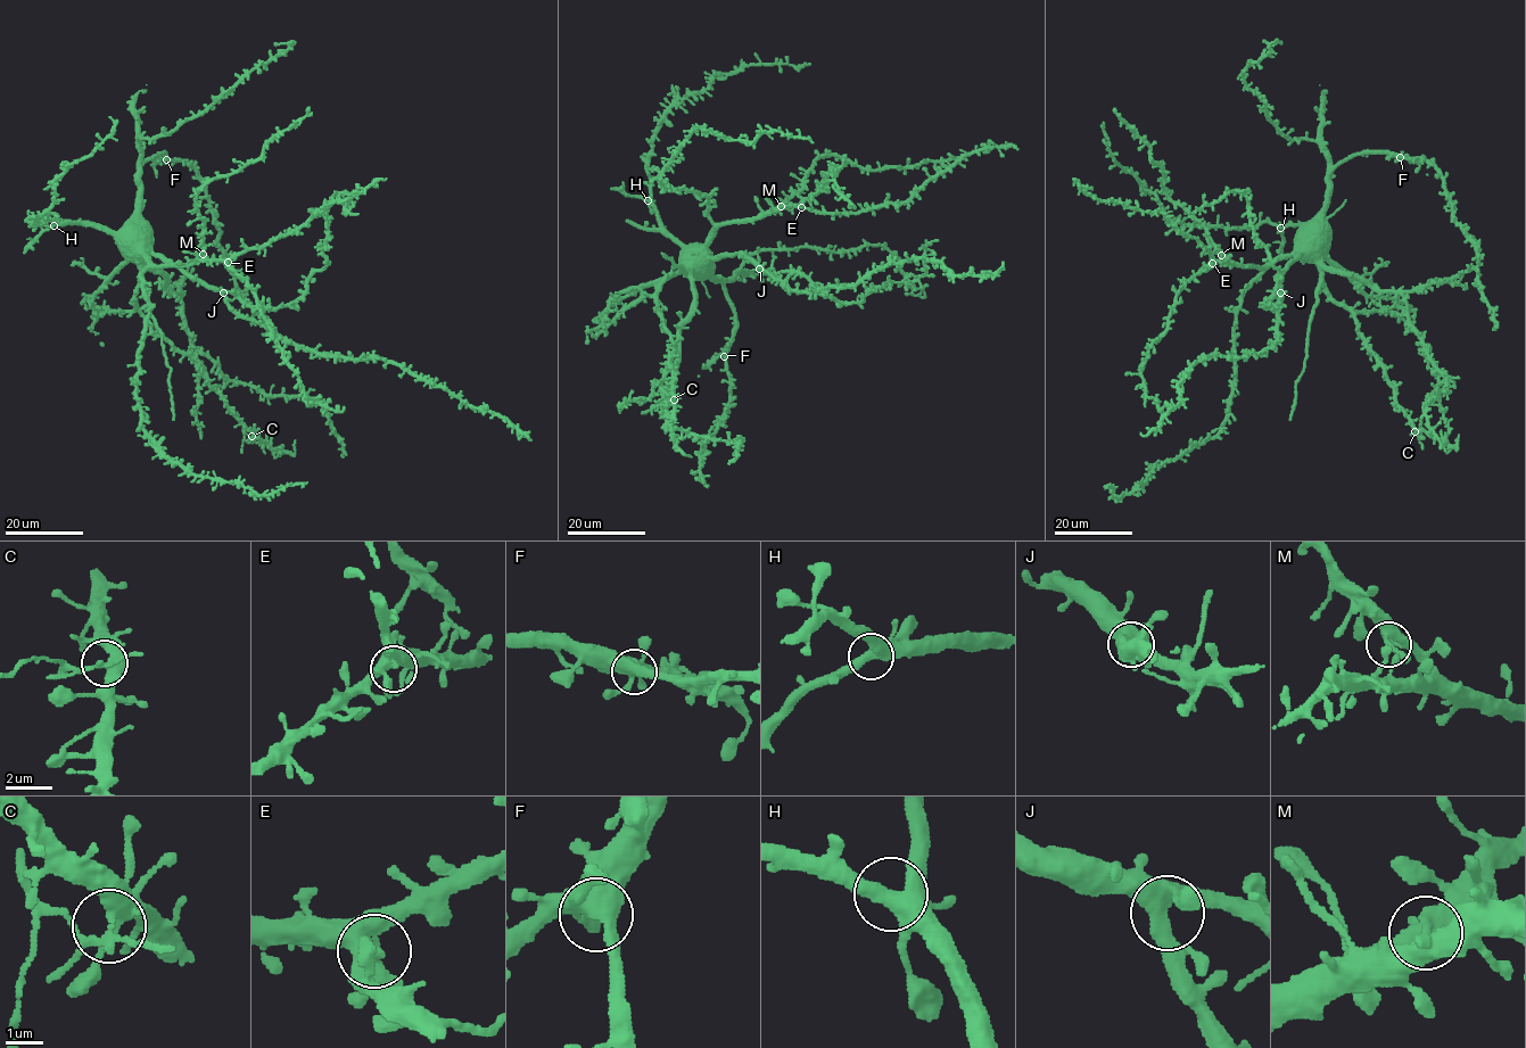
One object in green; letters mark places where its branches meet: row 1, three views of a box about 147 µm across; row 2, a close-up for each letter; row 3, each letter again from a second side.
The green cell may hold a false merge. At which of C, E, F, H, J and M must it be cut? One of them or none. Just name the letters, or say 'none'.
C

